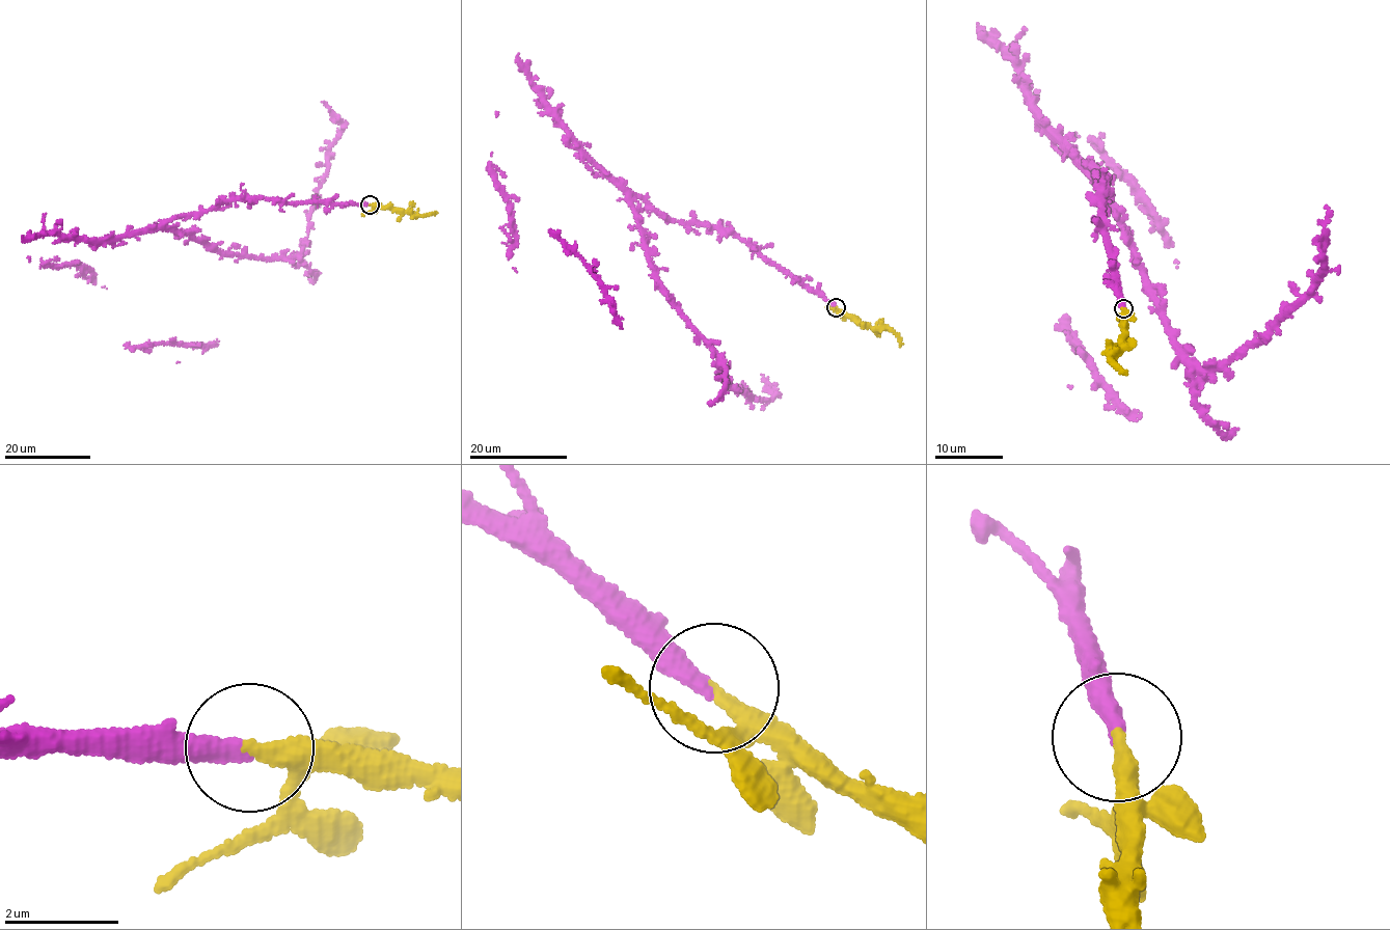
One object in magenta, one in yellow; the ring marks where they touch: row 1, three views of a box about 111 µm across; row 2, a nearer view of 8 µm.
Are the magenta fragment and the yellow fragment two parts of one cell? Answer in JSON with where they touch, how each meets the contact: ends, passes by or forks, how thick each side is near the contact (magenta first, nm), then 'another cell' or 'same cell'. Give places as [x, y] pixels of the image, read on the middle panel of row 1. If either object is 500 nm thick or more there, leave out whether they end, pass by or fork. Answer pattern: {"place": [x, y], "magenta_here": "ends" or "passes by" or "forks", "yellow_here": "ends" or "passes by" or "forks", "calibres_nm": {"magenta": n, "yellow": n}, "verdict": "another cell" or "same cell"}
{"place": [836, 307], "magenta_here": "ends", "yellow_here": "ends", "calibres_nm": {"magenta": 340, "yellow": 300}, "verdict": "same cell"}

